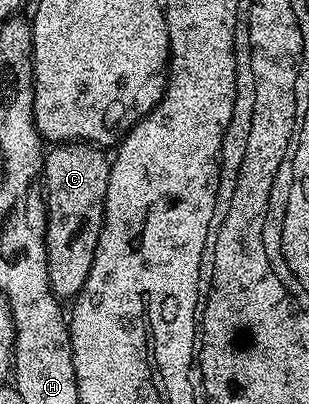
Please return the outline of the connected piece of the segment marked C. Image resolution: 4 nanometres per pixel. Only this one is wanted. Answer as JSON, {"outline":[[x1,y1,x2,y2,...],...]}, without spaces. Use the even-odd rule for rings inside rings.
{"outline":[[63,142,45,154,45,250,48,252,49,283,60,299,76,297,91,272,95,248,105,219,110,155,87,142]]}

